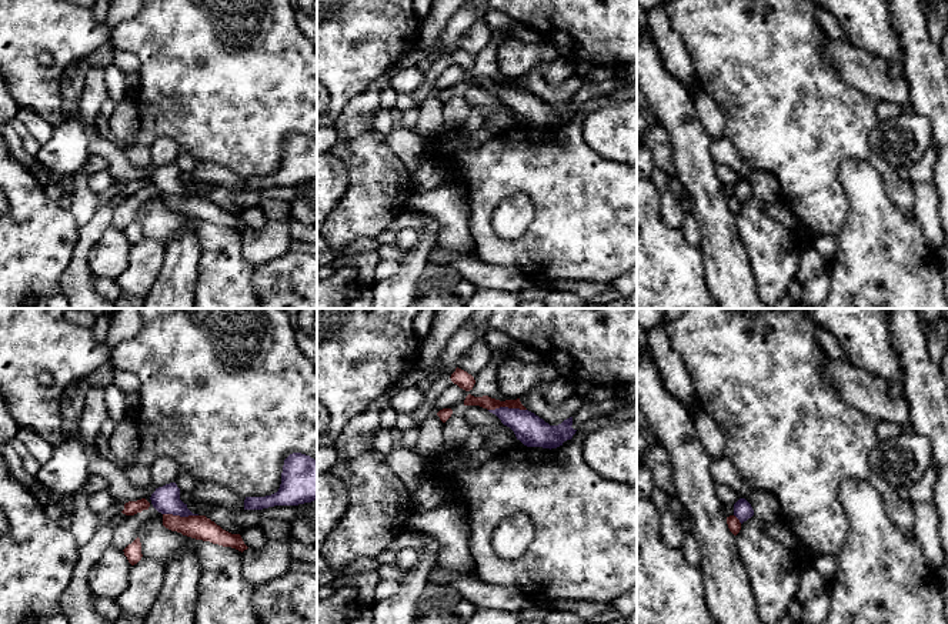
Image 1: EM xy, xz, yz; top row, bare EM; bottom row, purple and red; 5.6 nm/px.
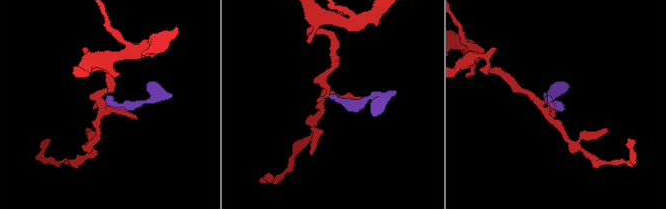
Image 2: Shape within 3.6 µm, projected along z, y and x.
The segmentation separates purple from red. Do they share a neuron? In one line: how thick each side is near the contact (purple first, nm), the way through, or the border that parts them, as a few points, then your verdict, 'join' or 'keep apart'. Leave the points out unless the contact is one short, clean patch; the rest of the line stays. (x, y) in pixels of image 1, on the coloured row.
calibres 180 and 70 nm; border xz (526, 409), (496, 407), (488, 410); keep apart

